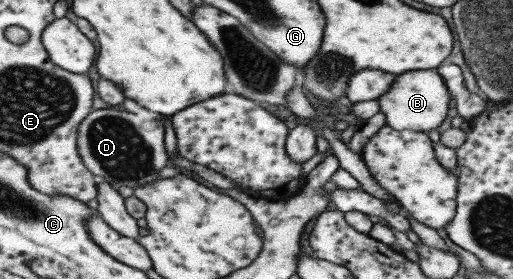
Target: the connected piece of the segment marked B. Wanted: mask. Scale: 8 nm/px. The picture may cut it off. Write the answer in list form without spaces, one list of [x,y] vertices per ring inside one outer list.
[[[436,68],[414,70],[396,74],[386,92],[378,96],[380,113],[385,117],[385,125],[400,130],[424,132],[435,129],[446,117],[450,93]]]

